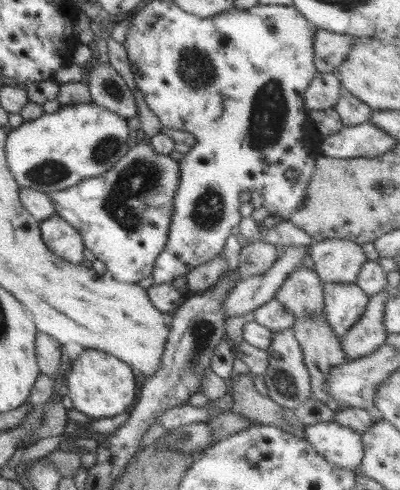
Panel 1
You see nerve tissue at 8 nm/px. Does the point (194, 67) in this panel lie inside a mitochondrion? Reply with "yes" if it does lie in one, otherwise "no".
yes

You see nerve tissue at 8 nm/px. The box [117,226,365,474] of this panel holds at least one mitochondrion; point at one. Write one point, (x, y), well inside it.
(202, 333)

